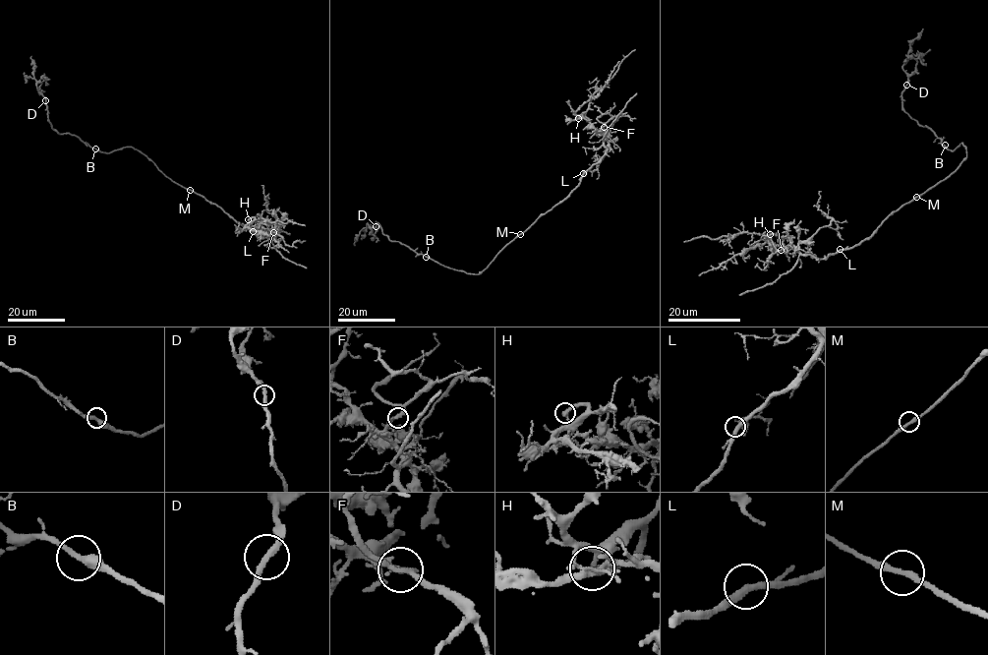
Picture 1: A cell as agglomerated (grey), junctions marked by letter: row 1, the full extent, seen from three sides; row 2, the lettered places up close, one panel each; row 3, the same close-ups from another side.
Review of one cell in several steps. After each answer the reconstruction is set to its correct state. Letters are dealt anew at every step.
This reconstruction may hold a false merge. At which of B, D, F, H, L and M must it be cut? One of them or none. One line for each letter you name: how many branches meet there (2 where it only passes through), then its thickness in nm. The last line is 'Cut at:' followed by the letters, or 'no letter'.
H: 2 branches meet; 240 nm thick
Cut at: H

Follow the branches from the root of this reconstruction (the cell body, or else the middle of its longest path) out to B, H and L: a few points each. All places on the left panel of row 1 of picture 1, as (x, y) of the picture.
B: (190, 189), (167, 177), (145, 155), (131, 147), (108, 153), (95, 148)
H: (190, 189), (219, 207), (250, 230), (268, 239), (276, 236), (272, 228), (254, 227), (248, 219)
L: (190, 189), (253, 231)

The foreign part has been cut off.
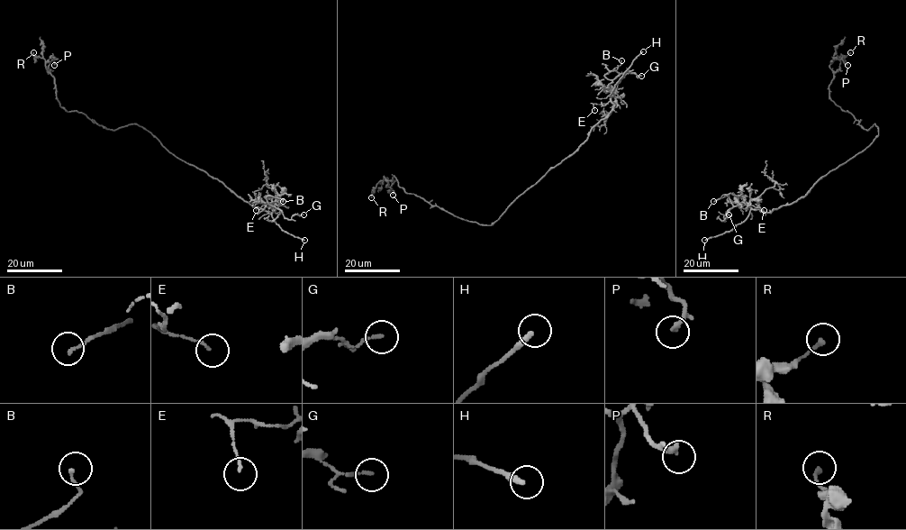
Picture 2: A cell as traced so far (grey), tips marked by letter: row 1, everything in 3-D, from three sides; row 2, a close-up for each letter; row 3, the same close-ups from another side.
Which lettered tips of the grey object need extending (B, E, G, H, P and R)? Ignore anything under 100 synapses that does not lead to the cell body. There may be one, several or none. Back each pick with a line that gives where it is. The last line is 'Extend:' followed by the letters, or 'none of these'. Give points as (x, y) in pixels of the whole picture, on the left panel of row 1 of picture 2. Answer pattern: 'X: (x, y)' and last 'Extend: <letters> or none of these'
H: (304, 240)
Extend: H

